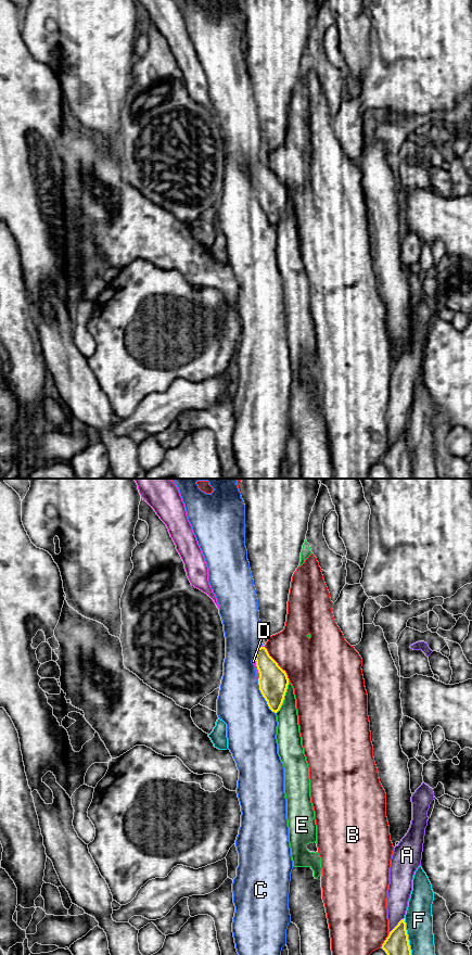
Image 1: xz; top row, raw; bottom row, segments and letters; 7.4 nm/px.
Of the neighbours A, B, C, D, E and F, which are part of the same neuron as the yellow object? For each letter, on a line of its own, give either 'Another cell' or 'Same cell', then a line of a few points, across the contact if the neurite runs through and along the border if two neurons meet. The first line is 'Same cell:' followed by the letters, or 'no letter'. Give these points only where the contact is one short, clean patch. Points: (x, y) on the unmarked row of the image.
Same cell: D
A: Another cell
B: Another cell
C: Another cell
D: Same cell. Line: xz (272, 194), (257, 182), (253, 175)
E: Another cell
F: Another cell

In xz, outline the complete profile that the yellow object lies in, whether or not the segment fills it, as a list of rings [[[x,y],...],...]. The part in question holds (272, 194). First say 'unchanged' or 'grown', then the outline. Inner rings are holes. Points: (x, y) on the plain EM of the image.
grown; [[[265,160],[256,164],[256,169],[252,177],[256,181],[259,204],[269,222],[277,227],[283,217],[288,203],[288,189],[269,169]]]

